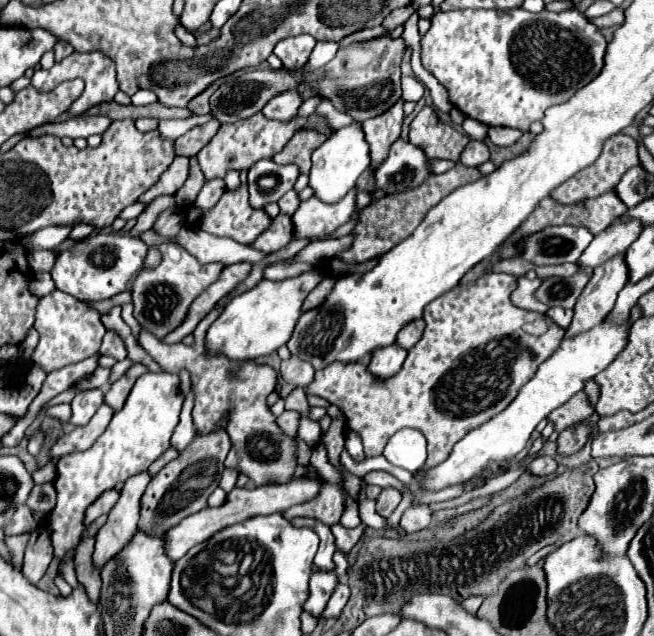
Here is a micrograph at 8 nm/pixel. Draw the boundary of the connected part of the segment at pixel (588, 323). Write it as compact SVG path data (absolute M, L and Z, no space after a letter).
M617 254L595 268L591 284L587 284L583 296L579 298L579 304L573 308L575 316L565 336L577 336L579 332L585 332L587 328L599 324L599 320L603 320L603 316L613 310L617 294L627 284L627 278L629 276L623 254Z

